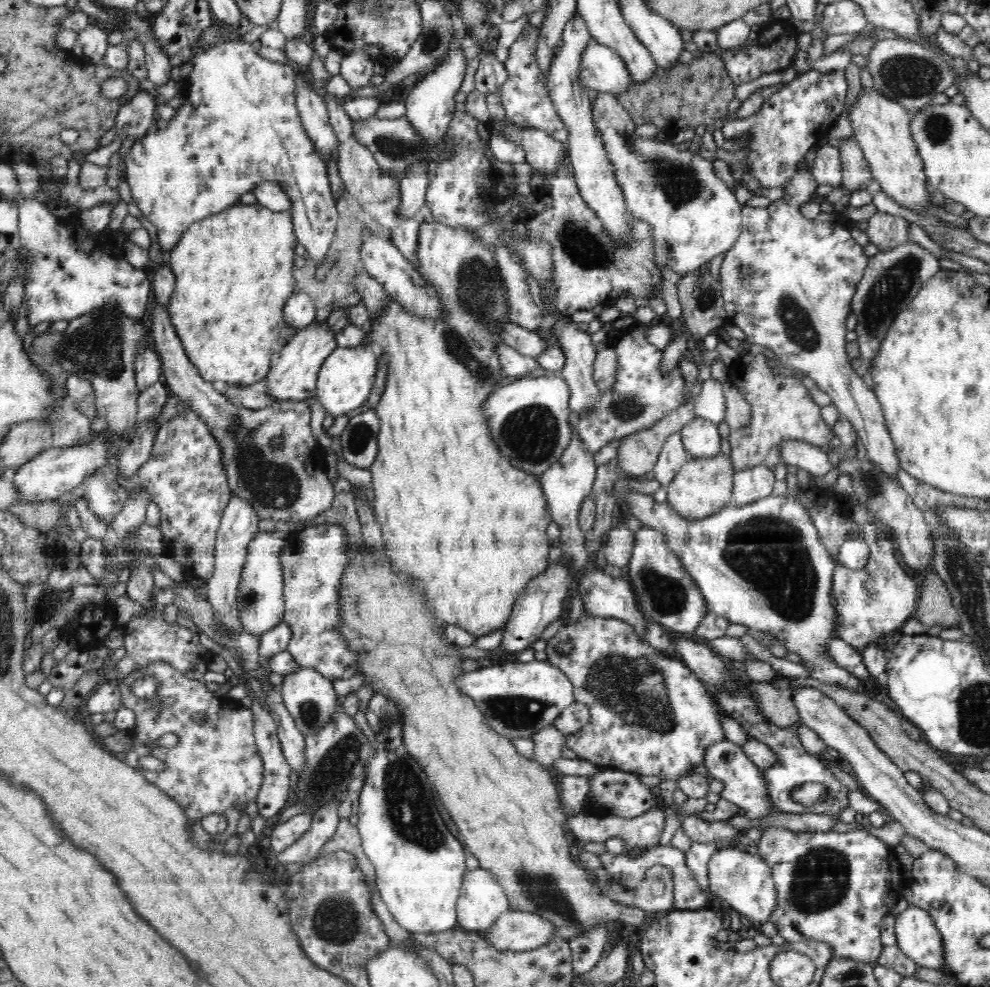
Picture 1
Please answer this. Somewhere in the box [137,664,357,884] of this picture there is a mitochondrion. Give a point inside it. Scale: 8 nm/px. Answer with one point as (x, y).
(308, 710)

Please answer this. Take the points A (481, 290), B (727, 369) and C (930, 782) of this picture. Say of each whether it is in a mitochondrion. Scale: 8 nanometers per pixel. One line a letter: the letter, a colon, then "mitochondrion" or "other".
A: mitochondrion
B: other
C: other

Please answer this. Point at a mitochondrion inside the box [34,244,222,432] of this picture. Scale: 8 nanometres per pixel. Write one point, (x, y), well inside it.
(95, 347)

